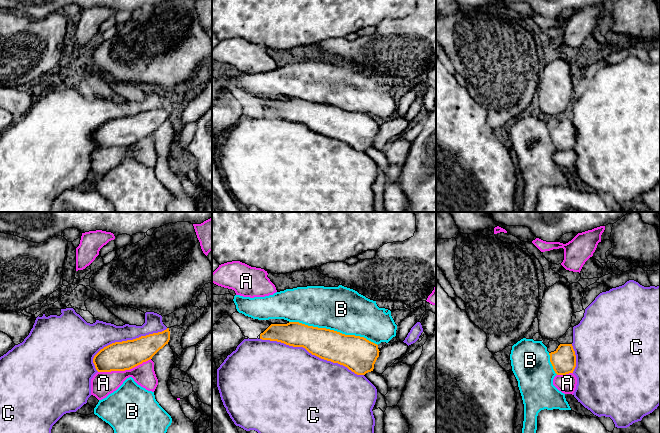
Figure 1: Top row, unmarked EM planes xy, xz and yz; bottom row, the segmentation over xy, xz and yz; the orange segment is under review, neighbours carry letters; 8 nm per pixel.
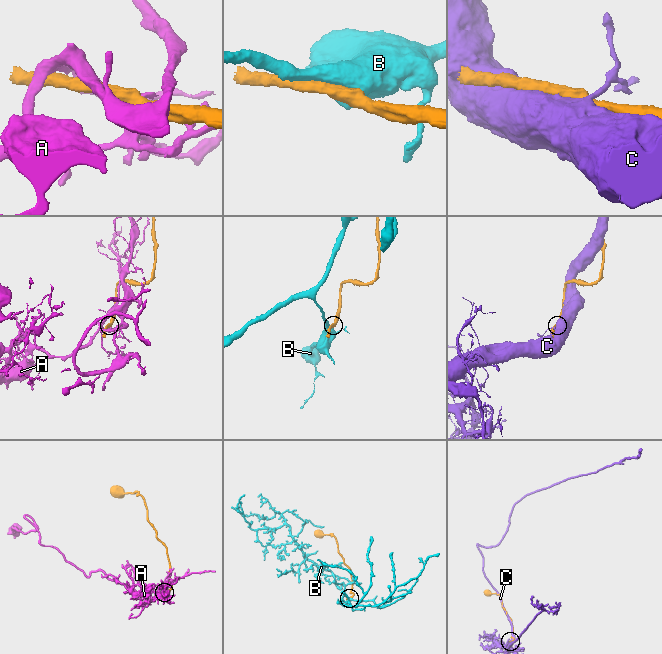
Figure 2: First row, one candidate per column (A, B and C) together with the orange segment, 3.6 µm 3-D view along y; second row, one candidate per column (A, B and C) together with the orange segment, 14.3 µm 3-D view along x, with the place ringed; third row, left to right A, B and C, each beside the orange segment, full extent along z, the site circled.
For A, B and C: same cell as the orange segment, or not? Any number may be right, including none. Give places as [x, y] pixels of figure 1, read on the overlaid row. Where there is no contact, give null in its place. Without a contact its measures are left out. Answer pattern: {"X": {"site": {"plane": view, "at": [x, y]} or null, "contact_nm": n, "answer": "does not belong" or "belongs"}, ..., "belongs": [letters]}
{"A": {"site": {"plane": "xy", "at": [124, 370]}, "contact_nm": 440, "answer": "does not belong"}, "B": {"site": {"plane": "xz", "at": [333, 330]}, "contact_nm": 750, "answer": "does not belong"}, "C": {"site": {"plane": "xz", "at": [312, 354]}, "contact_nm": 900, "answer": "belongs"}, "belongs": ["C"]}

